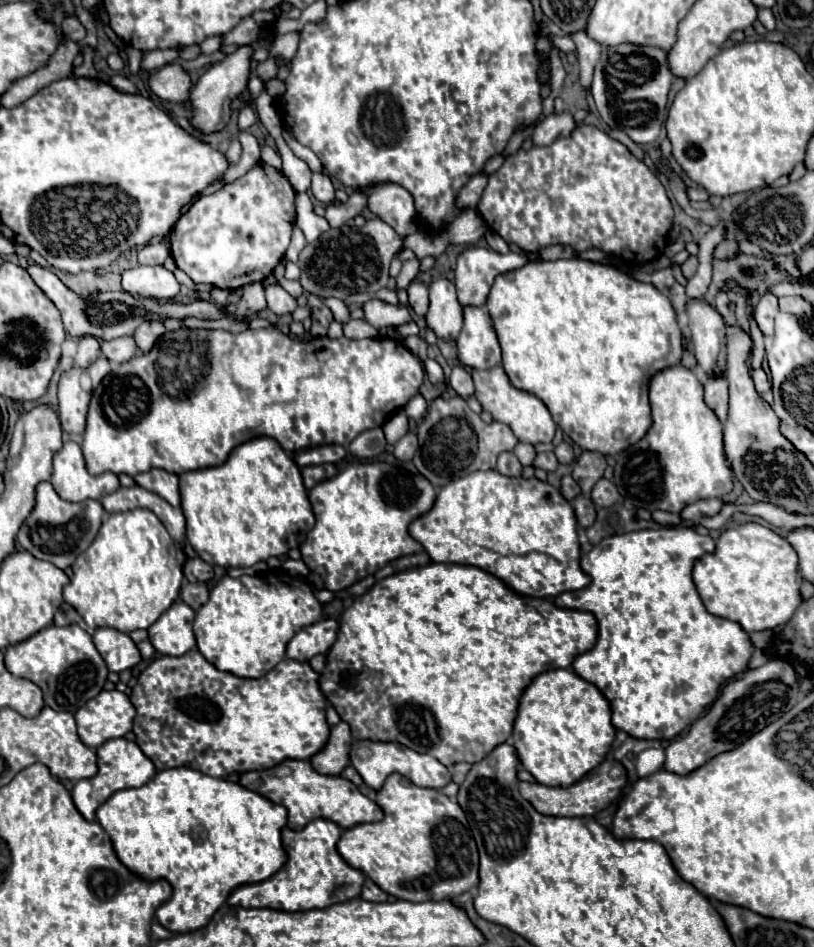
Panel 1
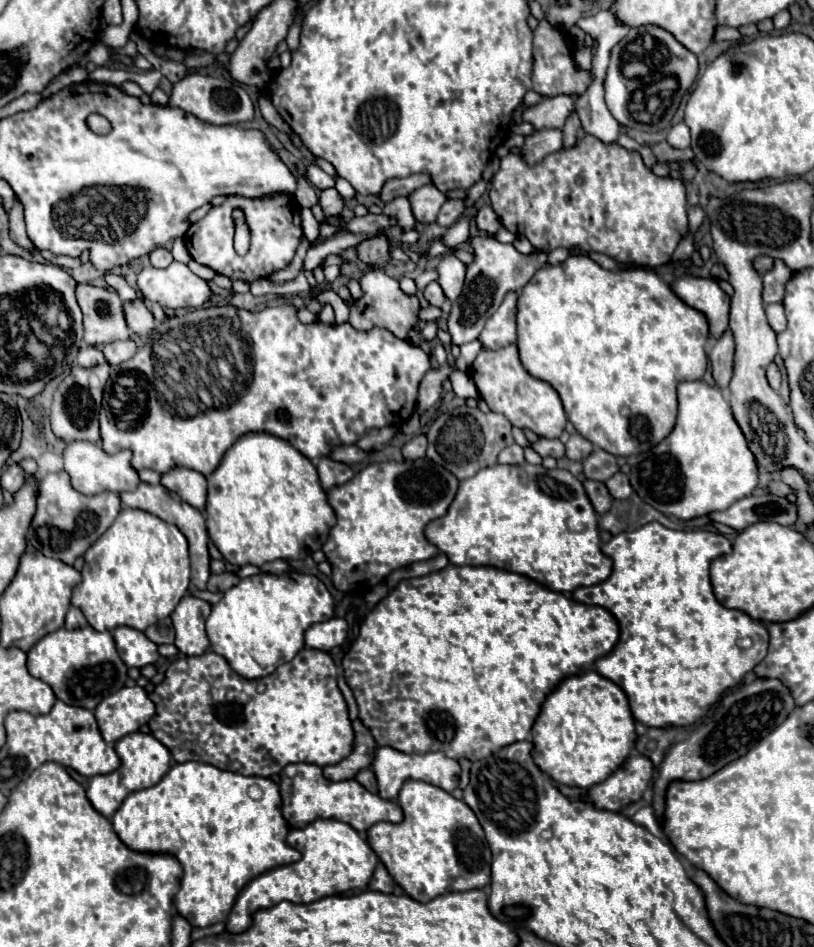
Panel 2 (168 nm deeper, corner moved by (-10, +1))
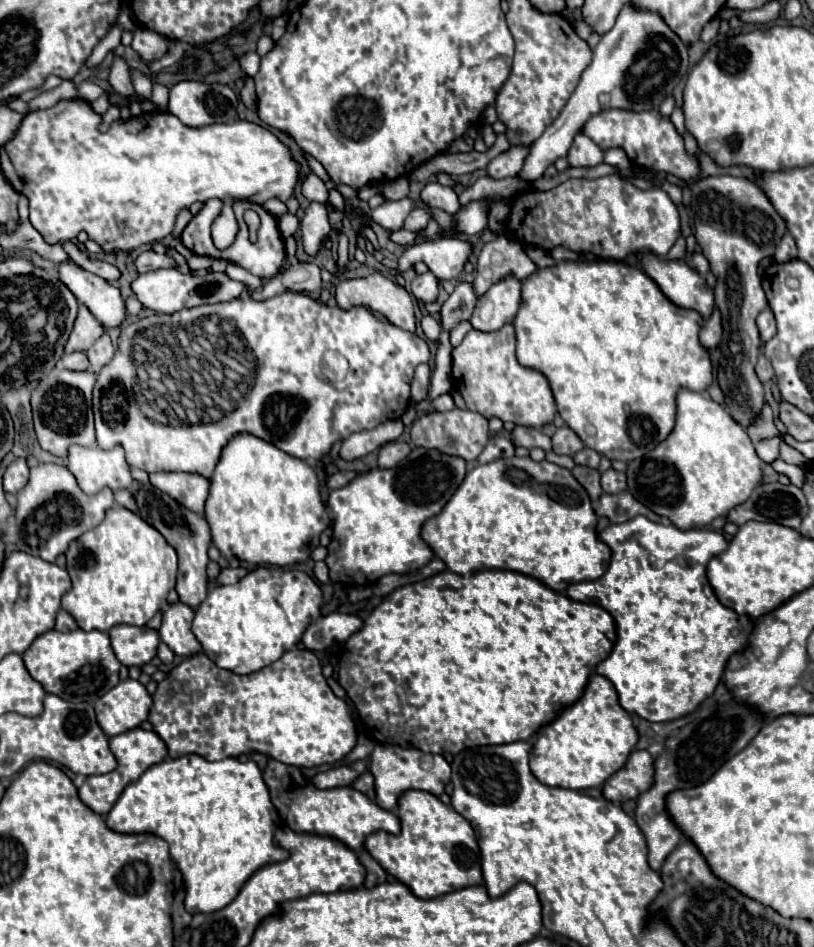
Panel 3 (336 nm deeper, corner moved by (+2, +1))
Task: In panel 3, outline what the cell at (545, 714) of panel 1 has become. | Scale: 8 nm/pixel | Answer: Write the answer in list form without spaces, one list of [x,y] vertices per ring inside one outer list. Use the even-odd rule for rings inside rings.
[[[592,674],[584,694],[536,732],[530,752],[530,770],[546,786],[570,790],[600,788],[606,778],[624,766],[636,742],[638,732],[632,726],[630,714],[618,704],[614,686],[604,676]]]

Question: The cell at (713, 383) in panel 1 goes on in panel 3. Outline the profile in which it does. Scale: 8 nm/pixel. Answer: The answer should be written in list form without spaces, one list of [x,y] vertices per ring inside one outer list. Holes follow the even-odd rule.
[[[714,310],[714,314],[704,322],[702,330],[700,330],[700,342],[706,350],[716,350],[718,342],[722,336],[722,328],[720,328],[720,312]]]

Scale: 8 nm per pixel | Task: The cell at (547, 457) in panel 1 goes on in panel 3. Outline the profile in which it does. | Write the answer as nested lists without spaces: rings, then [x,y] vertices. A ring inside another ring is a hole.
[[[516,426],[512,430],[512,442],[516,446],[524,446],[524,448],[542,448],[544,452],[552,450],[552,442],[546,434],[542,434],[538,428],[524,428],[524,426]]]

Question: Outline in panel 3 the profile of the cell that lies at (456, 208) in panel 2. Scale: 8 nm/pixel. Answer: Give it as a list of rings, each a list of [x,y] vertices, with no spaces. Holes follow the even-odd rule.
[[[414,208],[414,210],[408,214],[404,228],[406,228],[406,230],[420,230],[420,228],[424,228],[424,226],[428,224],[430,218],[432,218],[432,216],[430,216],[430,212],[428,212],[426,208]]]

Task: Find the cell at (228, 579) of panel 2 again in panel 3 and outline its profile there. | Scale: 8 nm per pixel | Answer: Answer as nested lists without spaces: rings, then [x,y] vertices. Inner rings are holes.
[[[222,568],[218,578],[214,580],[214,586],[224,586],[224,584],[236,584],[240,578],[248,574],[246,568]]]

